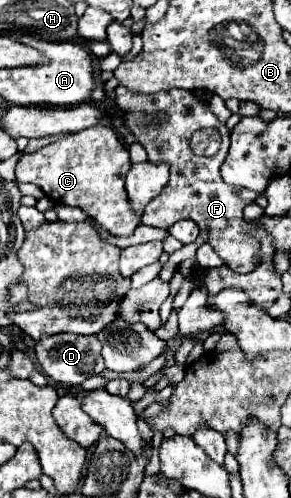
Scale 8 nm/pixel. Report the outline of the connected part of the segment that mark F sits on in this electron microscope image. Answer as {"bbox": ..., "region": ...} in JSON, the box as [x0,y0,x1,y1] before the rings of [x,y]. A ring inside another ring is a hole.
{"bbox":[116,86,258,272],"region":[[[118,86],[116,106],[124,114],[126,128],[132,132],[136,142],[146,148],[148,162],[152,164],[166,162],[170,166],[170,180],[162,188],[162,192],[146,206],[142,224],[168,230],[178,220],[184,220],[184,218],[194,220],[200,230],[208,232],[206,242],[214,248],[214,252],[224,260],[224,264],[230,270],[234,272],[252,270],[252,266],[256,266],[256,242],[244,236],[250,222],[242,218],[242,210],[246,204],[255,202],[258,194],[245,188],[230,186],[222,180],[220,166],[224,162],[224,156],[228,154],[230,130],[212,114],[210,104],[204,100],[198,100],[188,90],[168,90],[160,94],[132,94],[124,86]],[[200,128],[216,128],[222,134],[220,154],[212,158],[200,158],[192,154],[188,142],[192,132]],[[243,194],[248,196],[246,202],[242,202]]]}

